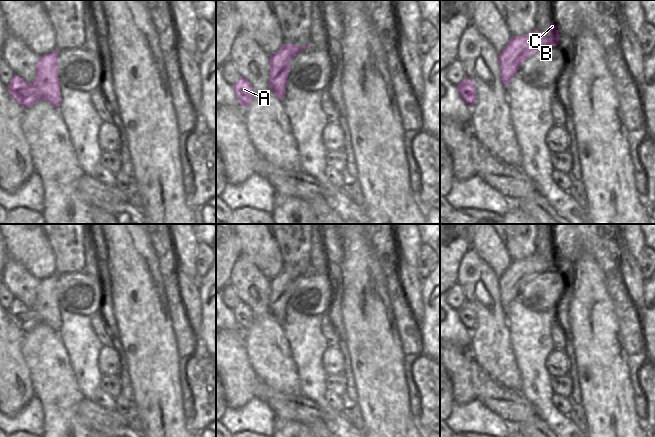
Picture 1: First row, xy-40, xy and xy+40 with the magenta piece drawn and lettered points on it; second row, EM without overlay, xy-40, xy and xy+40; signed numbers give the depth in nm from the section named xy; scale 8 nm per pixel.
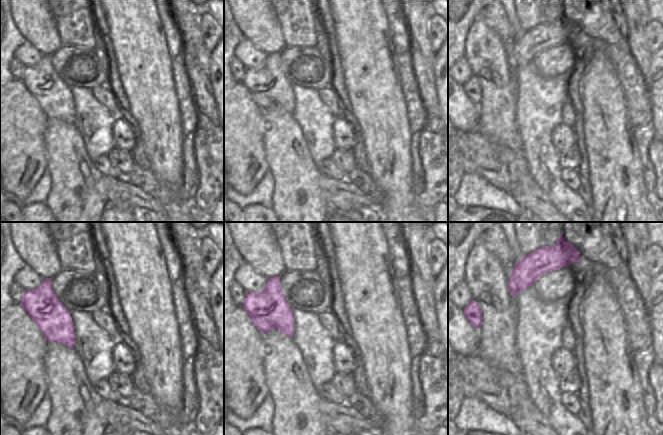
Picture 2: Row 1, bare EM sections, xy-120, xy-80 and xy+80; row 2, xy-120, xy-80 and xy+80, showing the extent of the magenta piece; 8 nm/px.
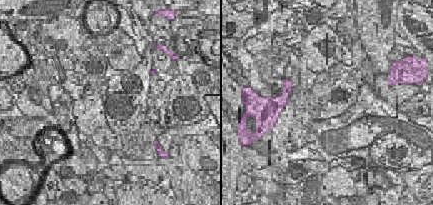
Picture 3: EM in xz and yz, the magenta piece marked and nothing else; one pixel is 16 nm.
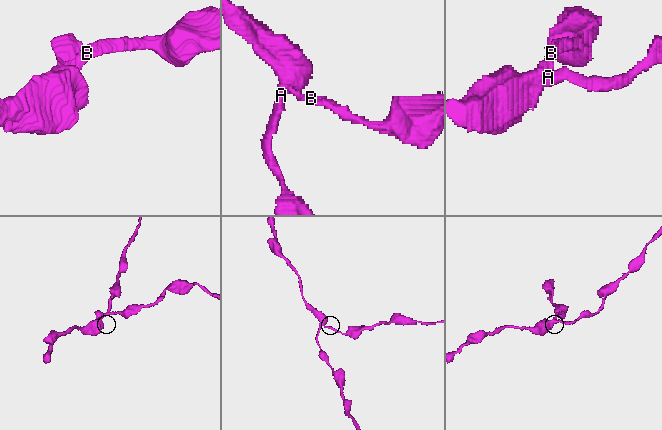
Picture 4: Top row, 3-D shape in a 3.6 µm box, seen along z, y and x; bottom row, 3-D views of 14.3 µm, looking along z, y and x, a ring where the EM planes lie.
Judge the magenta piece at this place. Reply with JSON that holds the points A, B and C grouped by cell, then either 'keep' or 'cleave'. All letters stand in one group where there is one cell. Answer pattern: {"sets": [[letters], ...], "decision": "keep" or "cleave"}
{"sets": [["A", "B", "C"]], "decision": "keep"}

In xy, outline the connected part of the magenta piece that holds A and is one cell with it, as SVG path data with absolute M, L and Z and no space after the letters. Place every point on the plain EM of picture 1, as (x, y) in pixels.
M240 301L240 303L232 311L241 329L244 332L247 332L254 323L254 313L250 306L245 302Z

